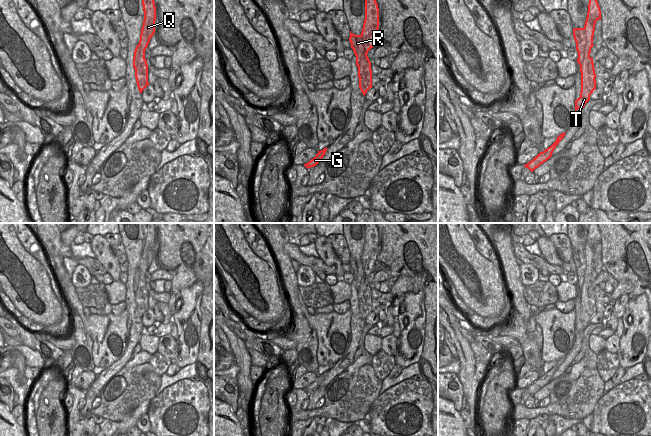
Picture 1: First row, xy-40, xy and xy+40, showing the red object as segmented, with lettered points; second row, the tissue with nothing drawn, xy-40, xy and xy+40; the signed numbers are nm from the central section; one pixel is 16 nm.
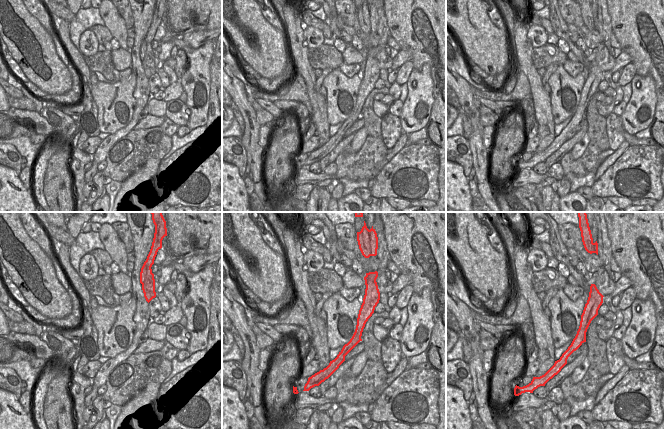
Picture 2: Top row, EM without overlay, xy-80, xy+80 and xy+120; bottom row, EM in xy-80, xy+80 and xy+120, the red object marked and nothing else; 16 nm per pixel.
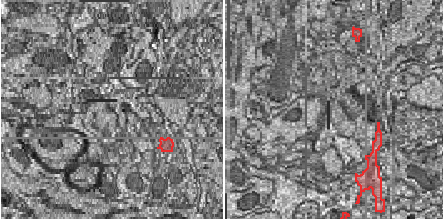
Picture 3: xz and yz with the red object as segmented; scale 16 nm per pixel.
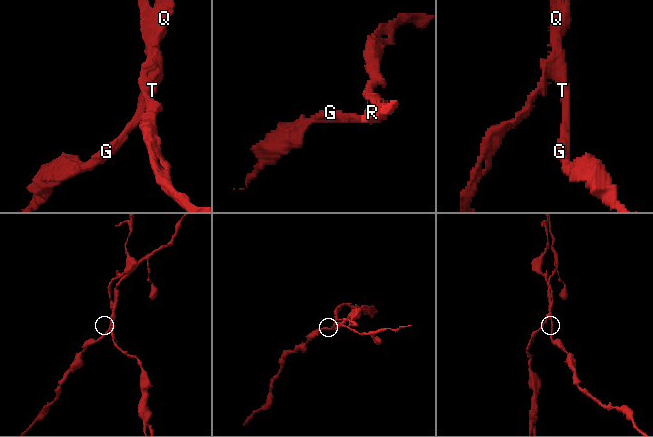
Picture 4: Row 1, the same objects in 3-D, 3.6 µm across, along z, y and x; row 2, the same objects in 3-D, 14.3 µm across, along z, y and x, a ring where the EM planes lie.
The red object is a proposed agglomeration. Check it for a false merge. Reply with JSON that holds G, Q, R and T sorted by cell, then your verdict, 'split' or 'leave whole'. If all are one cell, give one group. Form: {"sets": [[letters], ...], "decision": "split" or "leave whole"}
{"sets": [["G", "Q", "T"], ["R"]], "decision": "split"}

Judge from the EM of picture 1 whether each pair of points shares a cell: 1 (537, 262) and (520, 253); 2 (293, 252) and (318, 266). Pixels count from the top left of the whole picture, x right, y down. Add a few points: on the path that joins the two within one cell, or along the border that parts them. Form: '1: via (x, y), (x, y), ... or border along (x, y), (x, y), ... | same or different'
1: via (533, 259), (524, 256) | same
2: via (299, 257), (312, 262) | same

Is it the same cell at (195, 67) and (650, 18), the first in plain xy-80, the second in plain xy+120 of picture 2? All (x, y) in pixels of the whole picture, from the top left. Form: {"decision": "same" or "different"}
{"decision": "different"}

